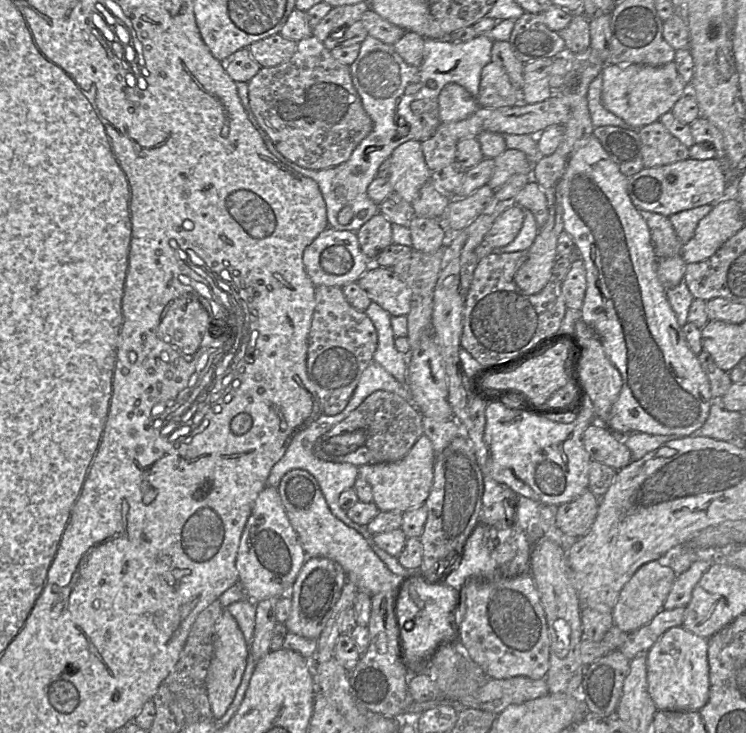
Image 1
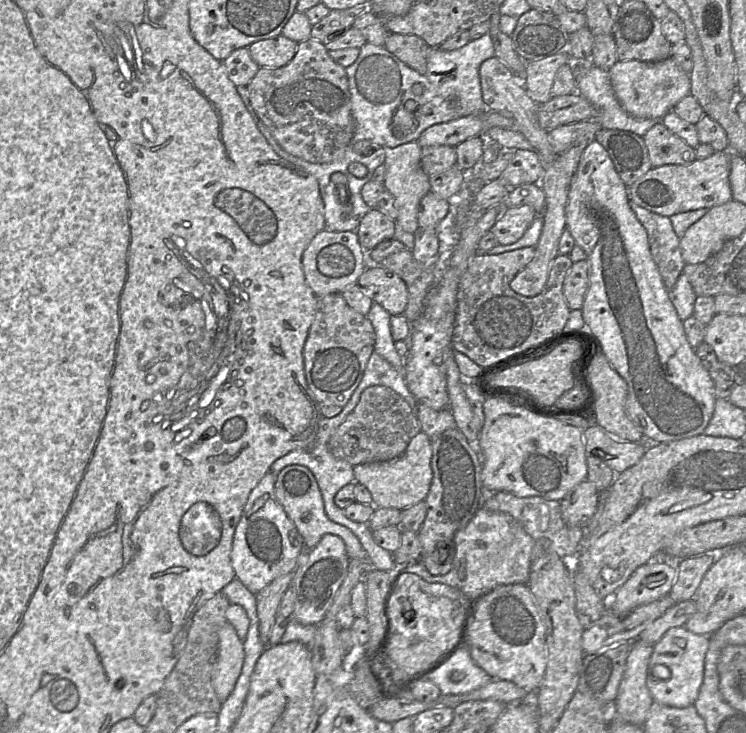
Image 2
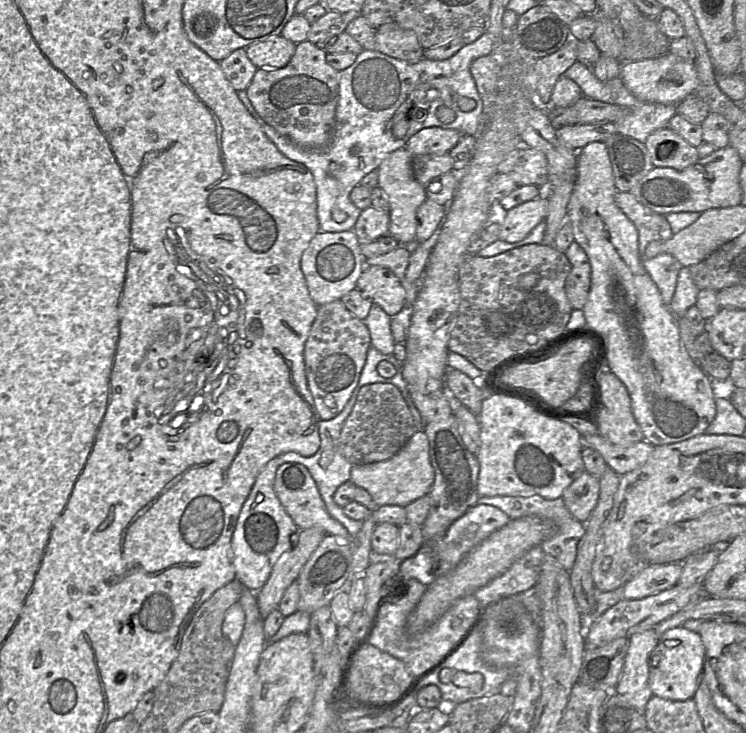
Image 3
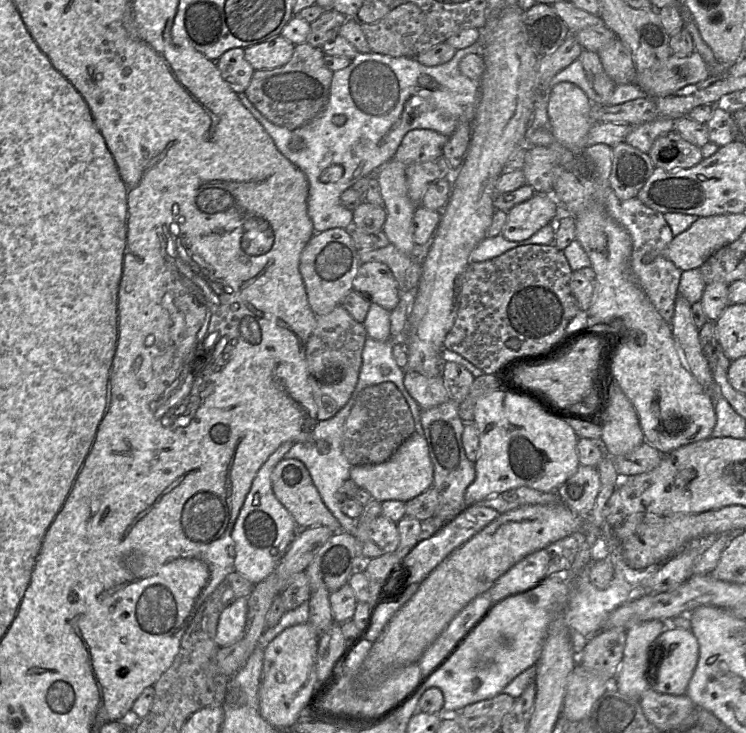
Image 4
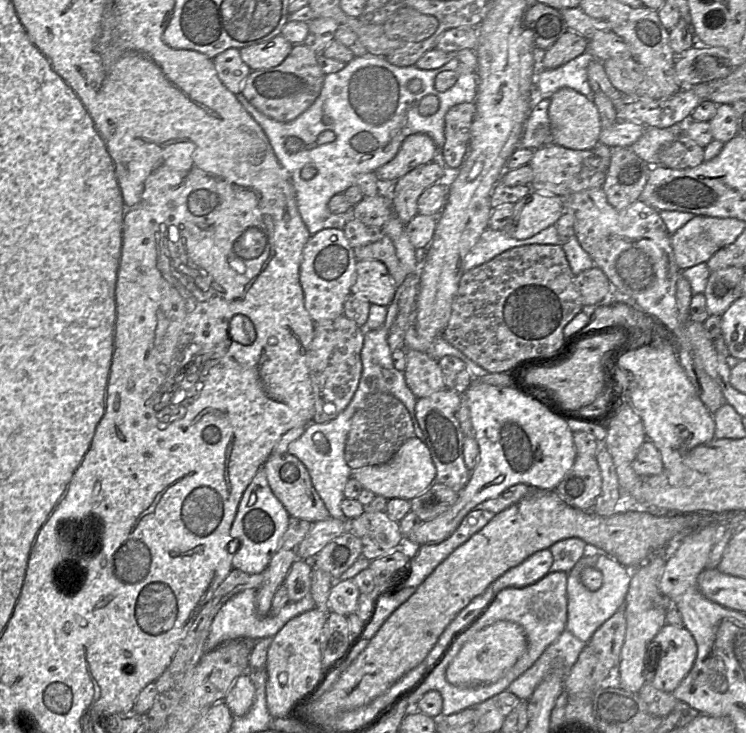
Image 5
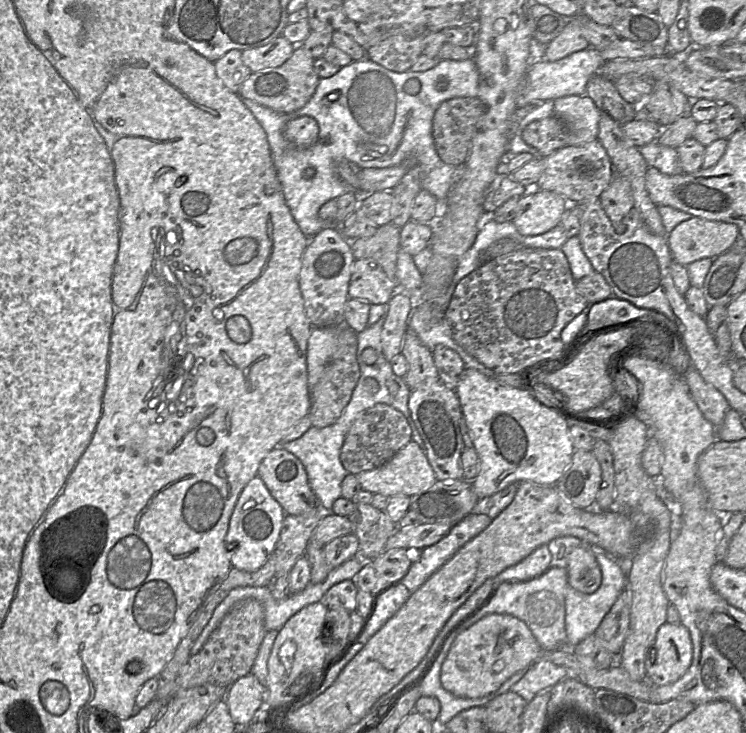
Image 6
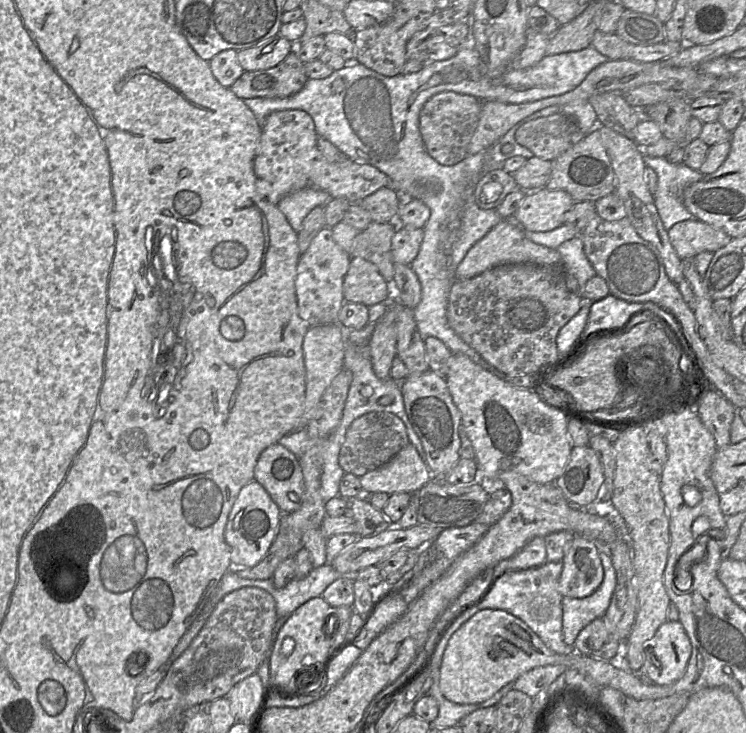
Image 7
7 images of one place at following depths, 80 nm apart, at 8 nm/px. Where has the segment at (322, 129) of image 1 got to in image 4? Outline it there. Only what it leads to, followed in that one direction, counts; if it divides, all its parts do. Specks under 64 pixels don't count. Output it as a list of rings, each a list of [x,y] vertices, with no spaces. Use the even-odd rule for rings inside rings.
[[[305,42],[295,45],[291,59],[274,69],[255,70],[245,94],[272,123],[294,130],[316,118],[329,99],[333,71],[324,64],[324,51]]]

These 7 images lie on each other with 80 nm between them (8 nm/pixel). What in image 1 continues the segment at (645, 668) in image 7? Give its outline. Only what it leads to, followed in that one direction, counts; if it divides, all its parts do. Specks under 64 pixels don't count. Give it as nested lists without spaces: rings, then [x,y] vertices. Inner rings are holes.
[[[683,626],[668,629],[645,653],[648,692],[657,710],[699,711],[709,699],[708,639],[686,630]]]

